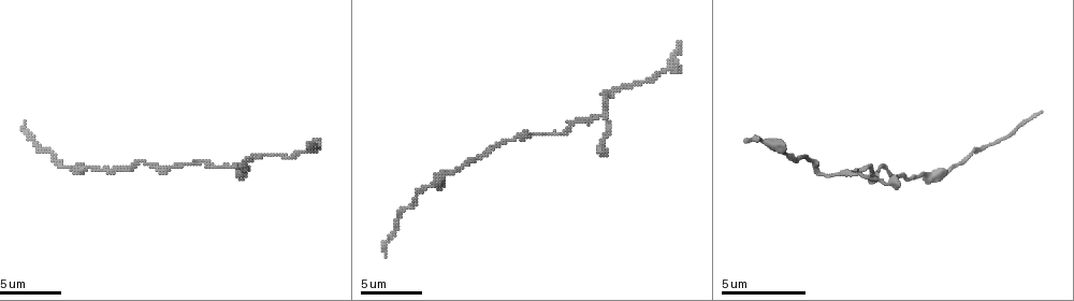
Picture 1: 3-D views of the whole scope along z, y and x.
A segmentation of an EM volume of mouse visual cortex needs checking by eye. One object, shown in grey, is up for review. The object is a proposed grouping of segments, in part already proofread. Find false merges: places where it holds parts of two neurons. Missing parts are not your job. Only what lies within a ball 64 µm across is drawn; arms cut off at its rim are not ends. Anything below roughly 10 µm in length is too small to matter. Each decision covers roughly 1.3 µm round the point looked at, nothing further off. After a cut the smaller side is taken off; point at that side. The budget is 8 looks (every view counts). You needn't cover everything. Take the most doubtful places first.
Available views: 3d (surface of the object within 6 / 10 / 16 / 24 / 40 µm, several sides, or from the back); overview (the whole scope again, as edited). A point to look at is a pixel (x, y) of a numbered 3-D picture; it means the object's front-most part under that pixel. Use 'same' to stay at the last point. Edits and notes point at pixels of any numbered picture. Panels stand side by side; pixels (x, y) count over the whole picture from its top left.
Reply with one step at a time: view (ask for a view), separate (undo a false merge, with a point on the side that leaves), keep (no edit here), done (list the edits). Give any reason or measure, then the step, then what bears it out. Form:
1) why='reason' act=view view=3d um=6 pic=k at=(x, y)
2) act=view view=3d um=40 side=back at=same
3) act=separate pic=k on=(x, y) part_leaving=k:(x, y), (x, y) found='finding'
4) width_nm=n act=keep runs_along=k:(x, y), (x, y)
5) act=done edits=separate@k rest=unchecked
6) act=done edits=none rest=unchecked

act=view view=3d um=10 pic=1 at=(522, 137)

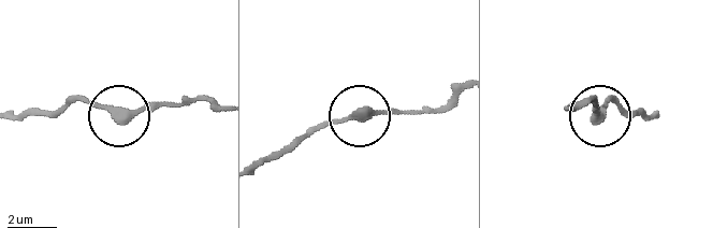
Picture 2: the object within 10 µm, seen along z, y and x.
act=view view=3d um=10 side=back pic=2 at=(598, 120)

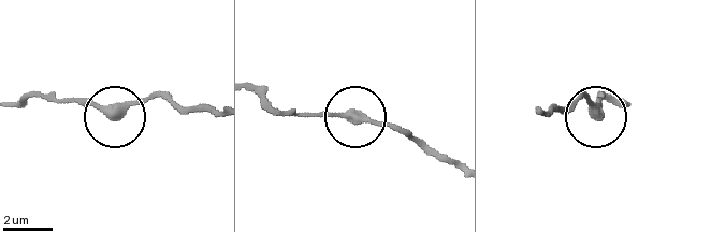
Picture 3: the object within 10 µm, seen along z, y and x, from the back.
act=keep runs_along=3:(356, 119), (284, 113) found='all the same neuron'

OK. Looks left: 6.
why='a narrow waist' act=view view=3d um=6 pic=1 at=(580, 120)

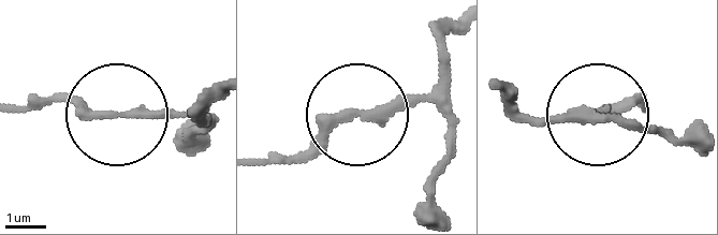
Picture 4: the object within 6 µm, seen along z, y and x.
act=keep runs_along=4:(262, 159), (303, 152), (343, 121), (384, 118), (443, 91) found='one neuron here'

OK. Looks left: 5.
why='calibre changes' act=view view=3d um=10 pic=1 at=(453, 169)

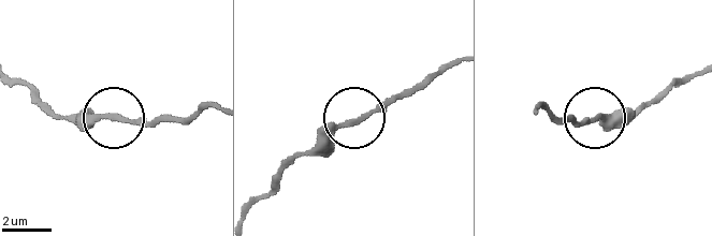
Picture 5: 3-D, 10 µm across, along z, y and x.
act=view view=3d um=10 side=back pic=5 at=(597, 119)

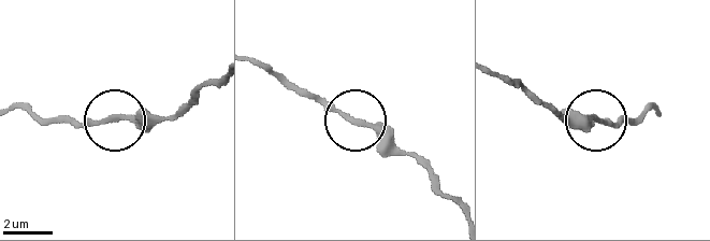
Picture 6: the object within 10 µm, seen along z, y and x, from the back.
width_nm=210 act=keep runs_along=6:(17, 107), (80, 123), (170, 117) found='one neuron here'

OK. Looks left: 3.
why='thick turns thin' act=view view=3d um=6 pic=1 at=(810, 160)

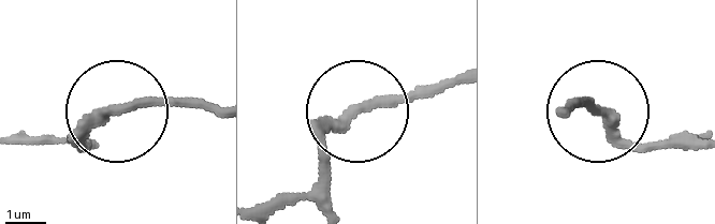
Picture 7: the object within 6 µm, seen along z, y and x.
act=view view=3d um=6 side=back pic=7 at=(594, 107)

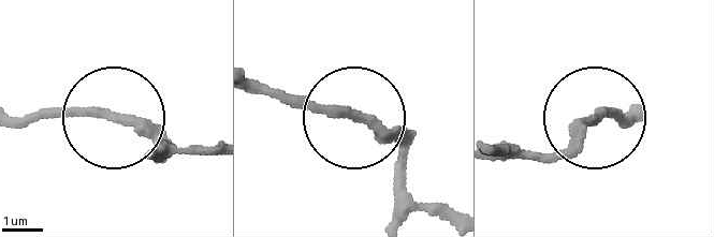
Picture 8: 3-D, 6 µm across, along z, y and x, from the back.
act=keep runs_along=8:(438, 220), (411, 196), (397, 145), (346, 110), (267, 93) found='all the same neuron'

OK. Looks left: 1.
act=done edits=none rest=unchecked

